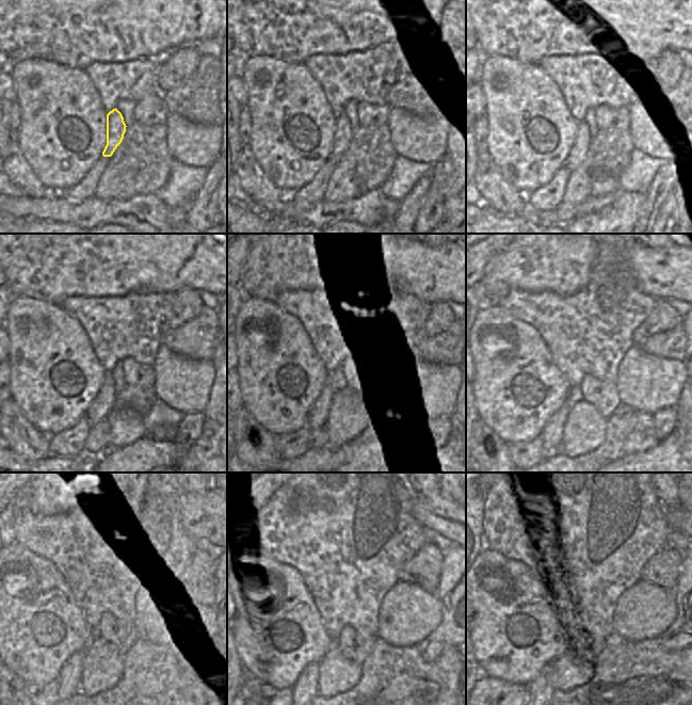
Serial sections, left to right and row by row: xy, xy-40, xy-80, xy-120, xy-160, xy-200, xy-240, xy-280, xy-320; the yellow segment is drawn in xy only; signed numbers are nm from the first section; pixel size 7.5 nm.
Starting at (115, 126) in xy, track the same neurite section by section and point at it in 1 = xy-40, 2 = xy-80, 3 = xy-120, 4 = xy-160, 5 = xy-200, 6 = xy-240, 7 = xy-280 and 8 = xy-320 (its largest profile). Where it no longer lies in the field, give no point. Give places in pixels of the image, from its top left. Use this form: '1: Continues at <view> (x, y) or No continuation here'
1: Continues at xy-40 (343, 133)
2: Continues at xy-80 (580, 147)
3: Continues at xy-120 (102, 403)
4: Continues at xy-160 (317, 417)
5: Continues at xy-200 (552, 430)
6: Continues at xy-240 (69, 677)
7: Continues at xy-280 (305, 688)
8: Continues at xy-320 (541, 689)

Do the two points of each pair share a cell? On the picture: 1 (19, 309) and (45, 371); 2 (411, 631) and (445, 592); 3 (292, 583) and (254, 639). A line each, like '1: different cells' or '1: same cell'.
1: same cell
2: different cells
3: same cell

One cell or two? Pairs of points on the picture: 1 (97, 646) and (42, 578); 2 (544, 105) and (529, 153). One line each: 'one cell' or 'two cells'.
1: two cells
2: one cell

